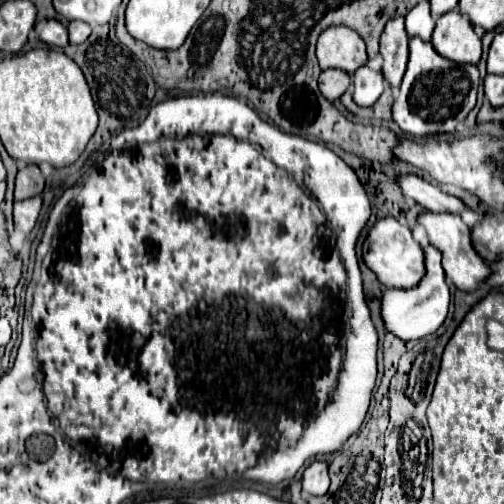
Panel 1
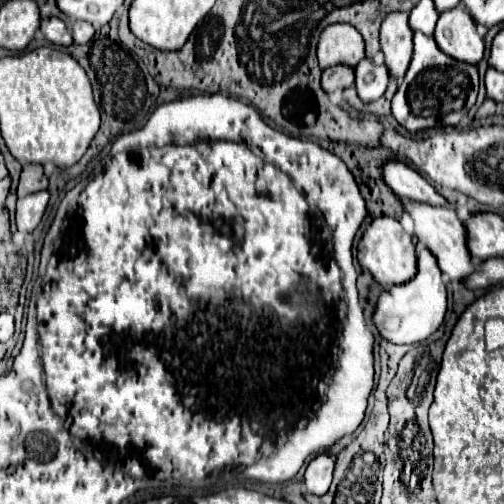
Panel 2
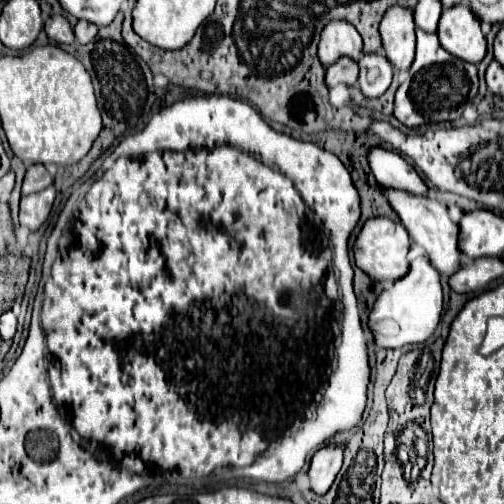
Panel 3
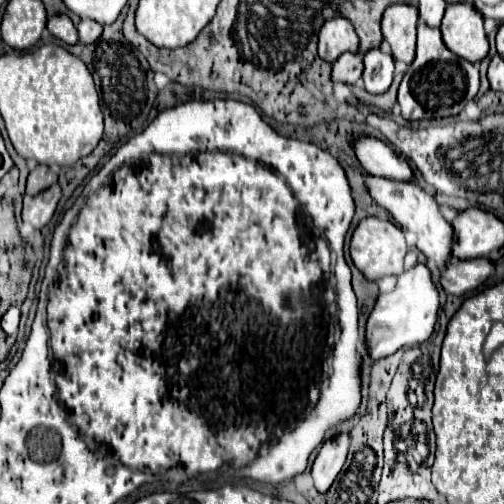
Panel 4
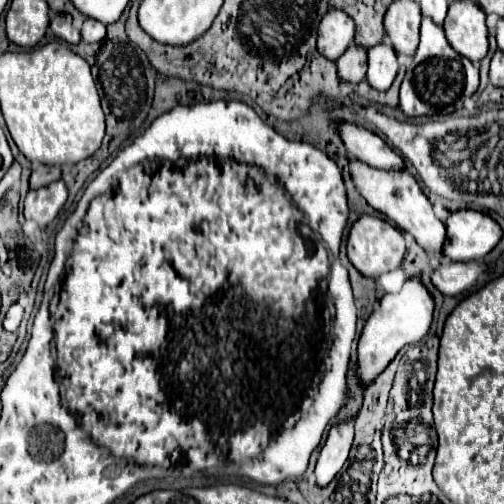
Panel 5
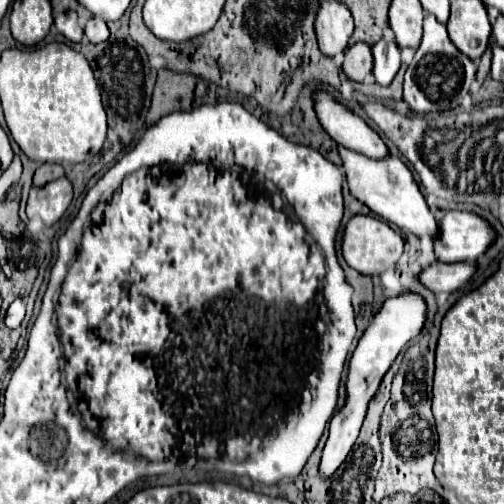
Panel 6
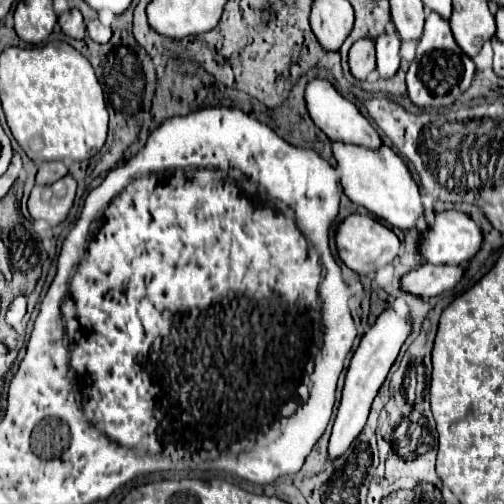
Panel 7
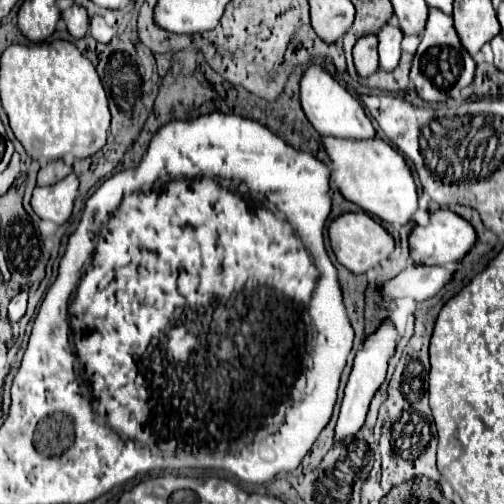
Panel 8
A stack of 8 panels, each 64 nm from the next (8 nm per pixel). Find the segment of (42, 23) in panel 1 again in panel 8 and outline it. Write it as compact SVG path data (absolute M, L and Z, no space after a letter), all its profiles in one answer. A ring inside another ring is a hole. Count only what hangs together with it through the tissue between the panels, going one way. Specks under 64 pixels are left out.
M74 4L72 8L64 10L62 20L66 22L66 28L74 38L84 38L86 28L88 28L88 16L86 16L86 10L82 6Z

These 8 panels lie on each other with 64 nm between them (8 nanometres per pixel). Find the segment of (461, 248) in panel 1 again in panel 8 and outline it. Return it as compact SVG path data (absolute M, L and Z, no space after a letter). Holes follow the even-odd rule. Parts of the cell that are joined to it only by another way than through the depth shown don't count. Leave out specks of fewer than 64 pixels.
M324 138L324 148L332 160L334 182L342 196L368 214L378 216L388 224L408 224L418 210L418 192L404 158L384 140L344 140Z

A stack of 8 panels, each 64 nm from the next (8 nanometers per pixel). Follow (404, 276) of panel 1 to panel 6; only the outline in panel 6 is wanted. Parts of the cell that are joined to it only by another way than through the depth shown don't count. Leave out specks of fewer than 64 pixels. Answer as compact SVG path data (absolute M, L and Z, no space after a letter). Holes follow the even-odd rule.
M354 216L344 230L342 240L342 254L348 266L358 270L364 276L378 276L390 268L396 266L398 258L404 252L404 240L400 234L396 234L388 222L378 220L374 216Z

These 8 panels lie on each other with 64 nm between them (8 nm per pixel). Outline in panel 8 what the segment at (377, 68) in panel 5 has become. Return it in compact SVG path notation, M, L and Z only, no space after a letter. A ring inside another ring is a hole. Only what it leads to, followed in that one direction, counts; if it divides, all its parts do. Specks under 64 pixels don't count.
M386 24L378 32L378 54L380 54L380 70L392 72L398 66L400 60L400 42L402 42L402 32L396 24Z

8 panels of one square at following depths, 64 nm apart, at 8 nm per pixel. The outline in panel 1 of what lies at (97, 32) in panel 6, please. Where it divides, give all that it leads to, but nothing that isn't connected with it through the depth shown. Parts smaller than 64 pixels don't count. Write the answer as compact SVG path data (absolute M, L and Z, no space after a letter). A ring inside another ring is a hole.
M72 20L68 26L68 36L70 36L70 44L82 44L92 32L92 26L80 20Z

